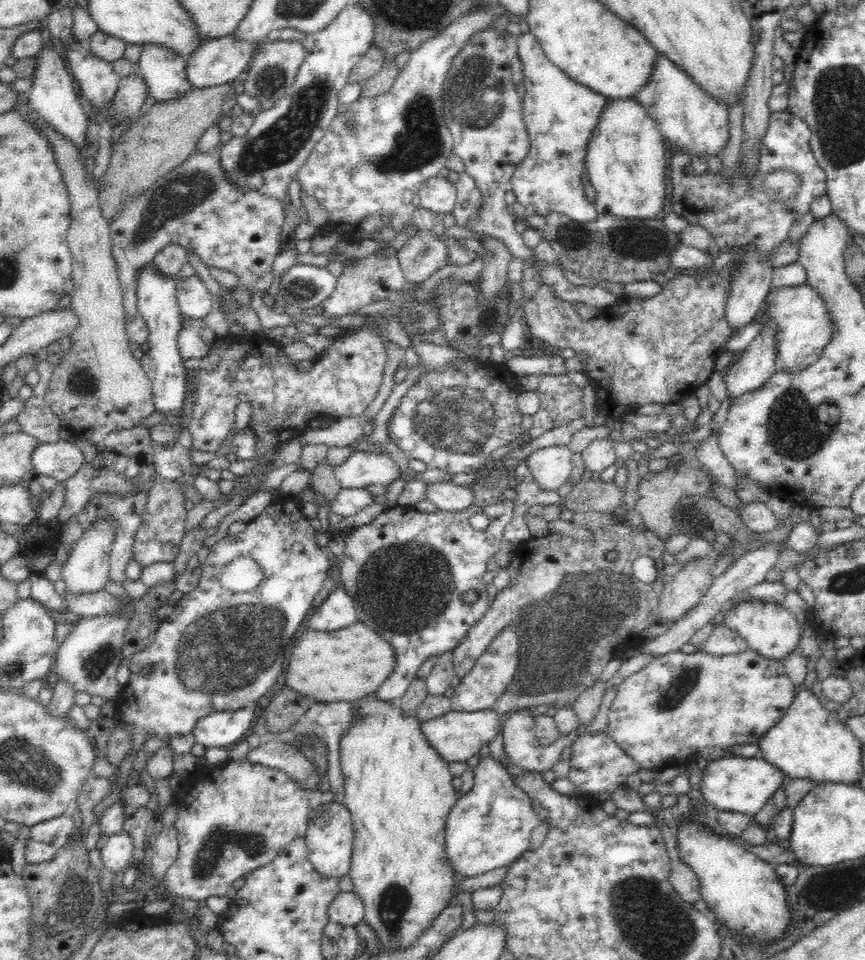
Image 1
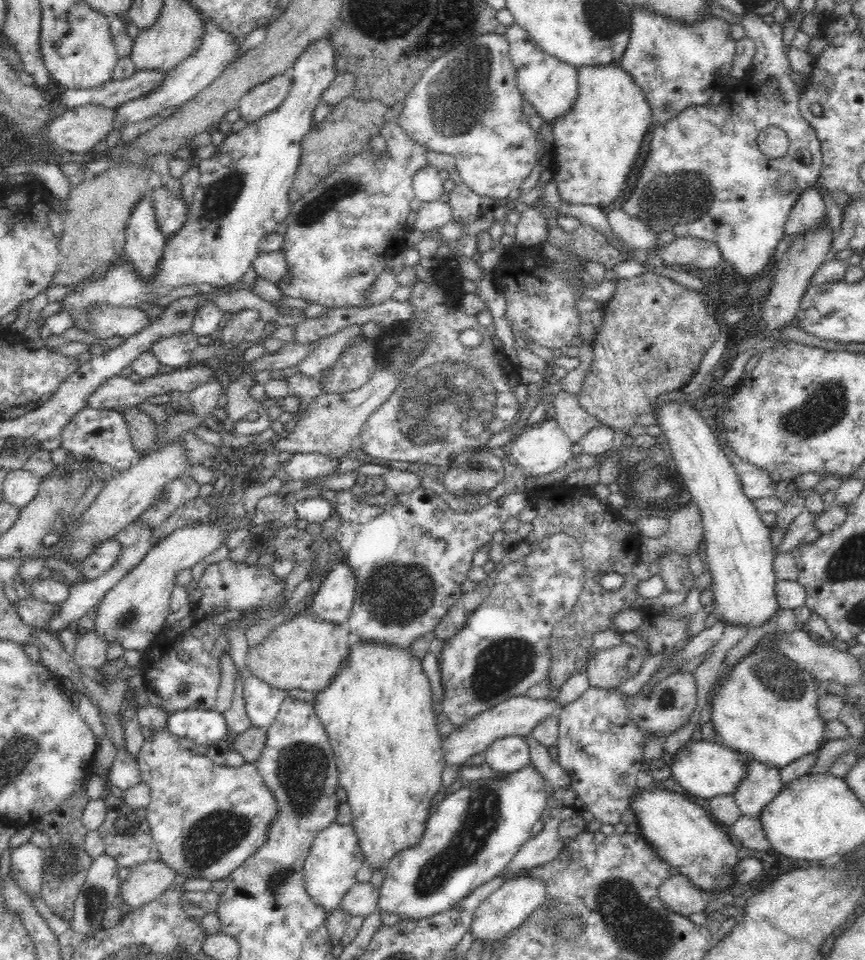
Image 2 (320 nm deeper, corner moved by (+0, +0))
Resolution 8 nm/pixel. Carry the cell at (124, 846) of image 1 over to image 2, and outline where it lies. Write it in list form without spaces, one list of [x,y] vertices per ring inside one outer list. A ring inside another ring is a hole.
[[[102,855],[93,860],[85,884],[74,901],[74,914],[69,924],[71,930],[88,938],[104,929],[104,913],[119,896],[121,880],[118,873],[114,858]]]

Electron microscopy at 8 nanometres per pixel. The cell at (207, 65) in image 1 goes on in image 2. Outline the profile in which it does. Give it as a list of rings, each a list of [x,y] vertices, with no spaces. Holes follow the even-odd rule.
[[[139,70],[134,71],[130,78],[124,80],[110,79],[102,86],[90,89],[66,89],[60,96],[59,102],[66,109],[94,105],[114,109],[116,106],[150,94],[160,86],[167,71]]]

